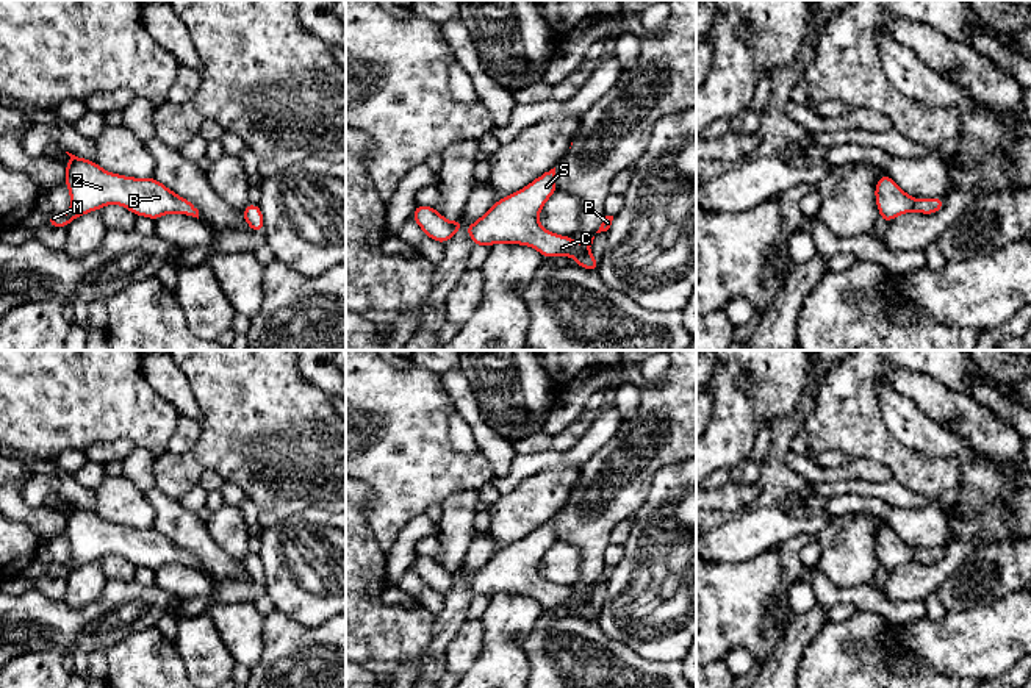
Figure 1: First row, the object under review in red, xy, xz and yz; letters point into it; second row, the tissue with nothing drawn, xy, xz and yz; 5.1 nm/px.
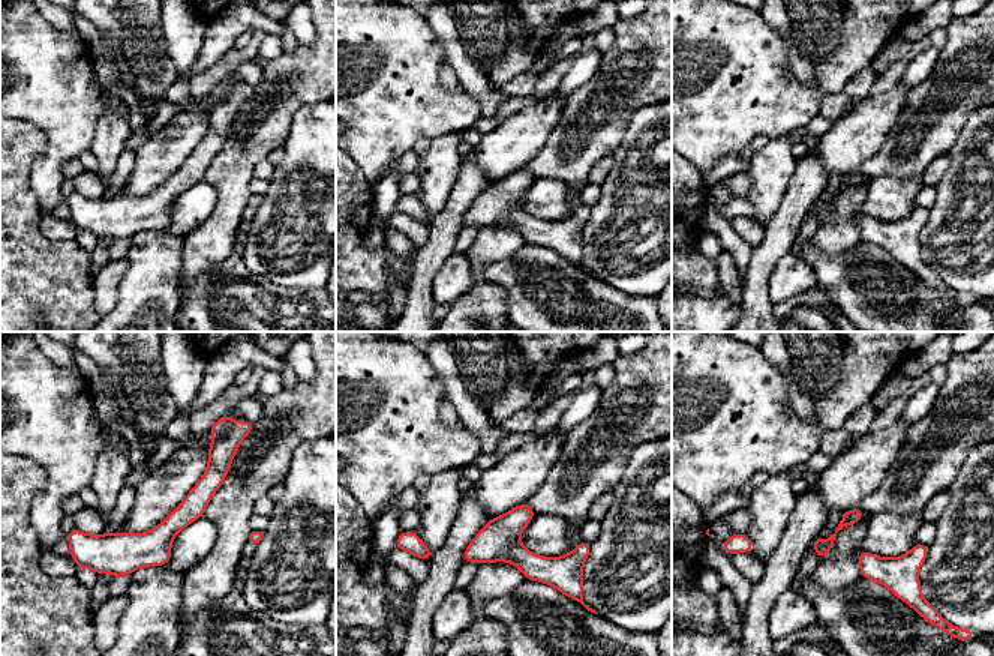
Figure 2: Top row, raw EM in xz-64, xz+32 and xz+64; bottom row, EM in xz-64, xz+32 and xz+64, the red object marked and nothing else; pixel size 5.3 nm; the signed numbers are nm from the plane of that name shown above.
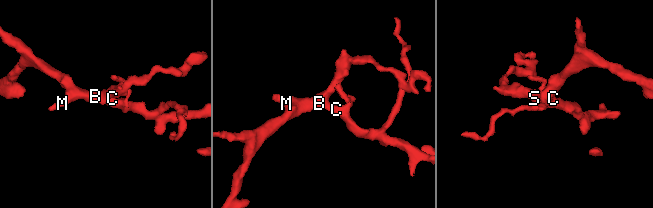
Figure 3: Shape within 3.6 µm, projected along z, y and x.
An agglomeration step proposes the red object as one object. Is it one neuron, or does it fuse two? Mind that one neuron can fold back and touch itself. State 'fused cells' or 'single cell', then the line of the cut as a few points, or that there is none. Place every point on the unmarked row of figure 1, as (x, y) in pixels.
single cell | no cut

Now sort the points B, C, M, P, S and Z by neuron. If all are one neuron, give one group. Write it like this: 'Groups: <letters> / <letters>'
Groups: B C M P S Z

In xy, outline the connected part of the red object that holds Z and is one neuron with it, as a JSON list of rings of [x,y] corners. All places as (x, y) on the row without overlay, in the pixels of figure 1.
[[[66,502],[70,510],[66,514],[66,536],[70,543],[72,558],[67,564],[48,564],[45,575],[66,579],[74,569],[100,560],[105,555],[117,554],[130,560],[136,566],[145,566],[153,571],[167,563],[181,563],[199,569],[199,560],[189,550],[183,550],[178,544],[167,539],[158,530],[131,529],[103,521],[95,511],[88,511]]]

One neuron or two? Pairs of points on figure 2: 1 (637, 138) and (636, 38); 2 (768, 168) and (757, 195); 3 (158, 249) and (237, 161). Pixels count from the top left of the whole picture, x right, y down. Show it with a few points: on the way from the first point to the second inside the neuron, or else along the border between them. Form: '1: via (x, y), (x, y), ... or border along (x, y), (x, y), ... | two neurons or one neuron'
1: border along (655, 104), (646, 104), (633, 113), (621, 141) | two neurons
2: via (768, 174), (768, 185), (763, 189) | one neuron
3: border along (183, 237), (180, 272) | two neurons

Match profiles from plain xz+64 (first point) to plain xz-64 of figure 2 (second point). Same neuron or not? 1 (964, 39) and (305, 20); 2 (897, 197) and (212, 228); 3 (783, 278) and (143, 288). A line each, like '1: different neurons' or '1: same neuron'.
1: different neurons
2: different neurons
3: different neurons

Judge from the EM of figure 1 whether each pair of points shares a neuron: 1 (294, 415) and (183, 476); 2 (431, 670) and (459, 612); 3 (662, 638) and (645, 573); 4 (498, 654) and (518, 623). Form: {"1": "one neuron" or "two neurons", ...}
{"1": "one neuron", "2": "one neuron", "3": "one neuron", "4": "one neuron"}

